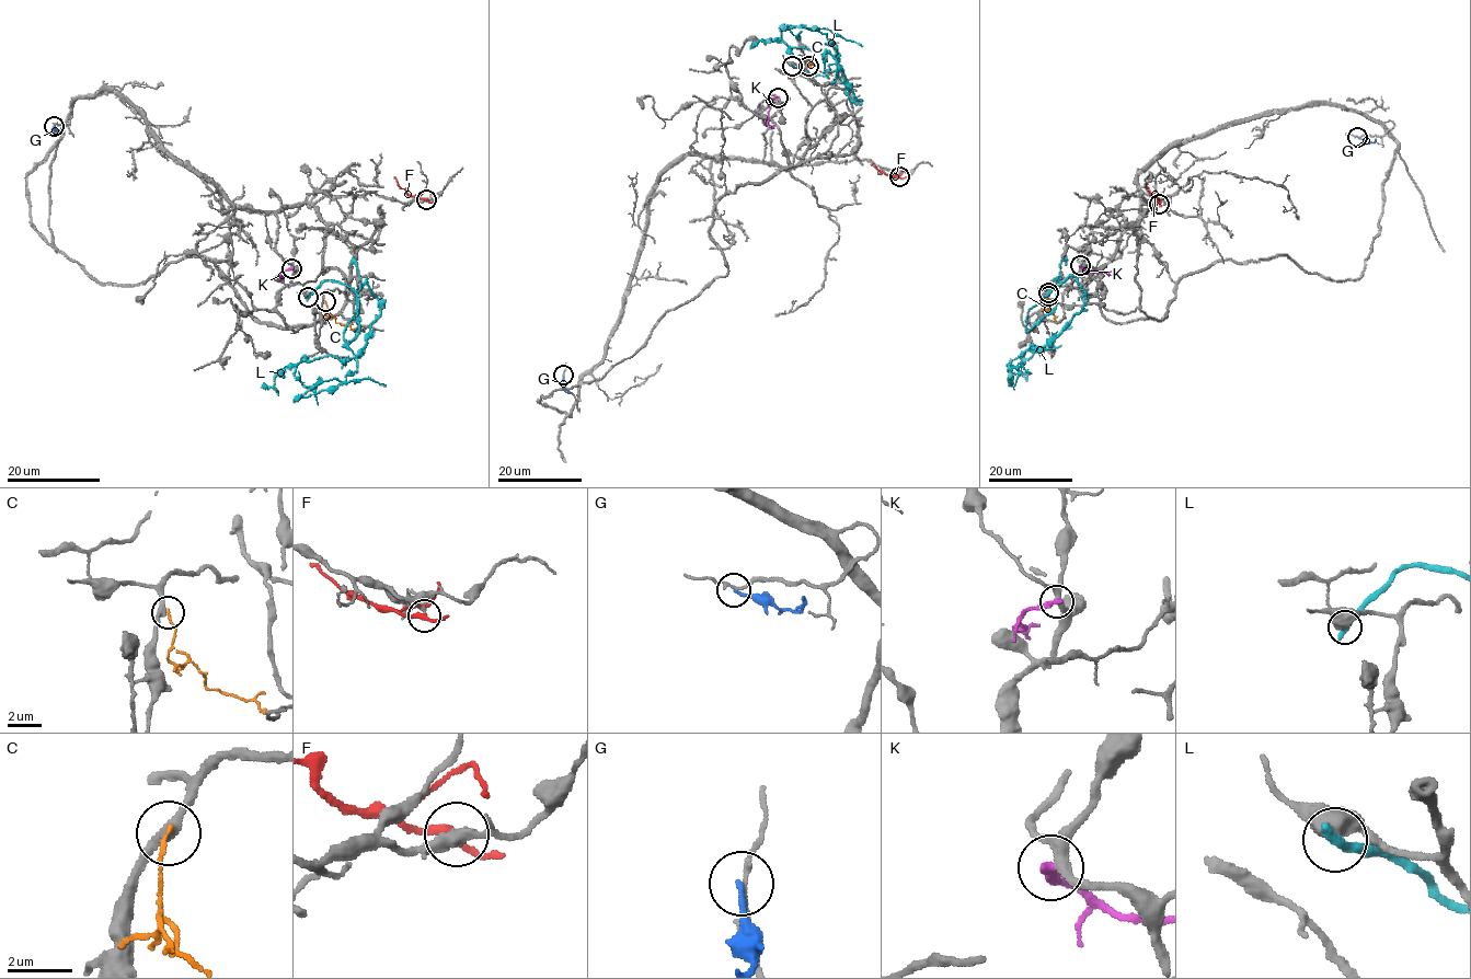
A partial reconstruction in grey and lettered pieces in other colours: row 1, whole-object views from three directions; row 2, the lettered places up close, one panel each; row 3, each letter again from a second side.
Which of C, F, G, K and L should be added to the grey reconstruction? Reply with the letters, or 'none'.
none

